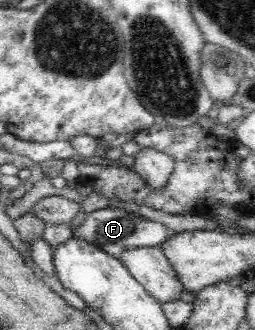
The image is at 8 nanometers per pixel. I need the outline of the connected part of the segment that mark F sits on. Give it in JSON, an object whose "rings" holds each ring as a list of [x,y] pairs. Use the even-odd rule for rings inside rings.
{"rings":[[[103,208],[90,215],[82,221],[82,225],[72,233],[75,241],[87,241],[89,244],[99,246],[107,251],[111,257],[121,261],[125,249],[140,249],[142,247],[155,247],[162,245],[167,239],[167,227],[154,221],[148,221],[140,214],[129,213],[124,208]]]}

